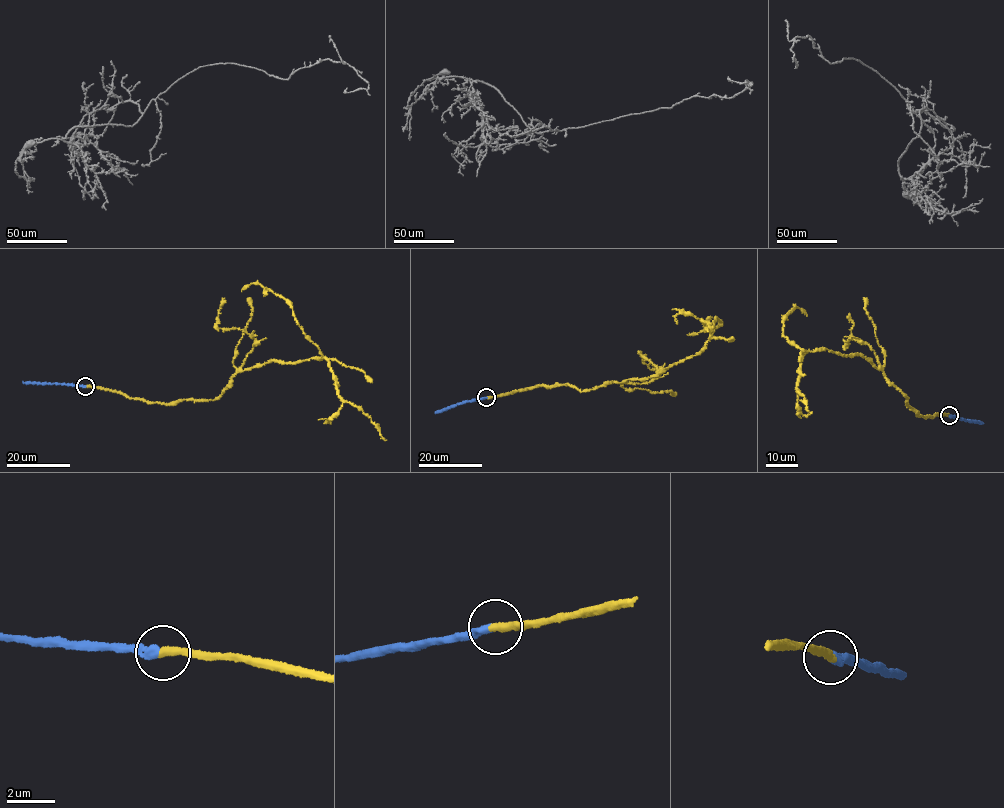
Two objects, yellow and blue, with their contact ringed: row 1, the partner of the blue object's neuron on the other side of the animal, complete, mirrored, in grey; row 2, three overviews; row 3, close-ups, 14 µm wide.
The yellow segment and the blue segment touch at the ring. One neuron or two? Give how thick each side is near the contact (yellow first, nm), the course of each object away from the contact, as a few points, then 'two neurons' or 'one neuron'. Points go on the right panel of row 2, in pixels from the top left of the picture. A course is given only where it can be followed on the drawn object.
360 nm thick on the yellow side, 340 nm on the other; yellow runs (949, 415), (918, 415), (861, 355), (792, 344), (783, 320), (794, 306), (806, 316); blue runs (949, 415), (982, 422); one neuron

